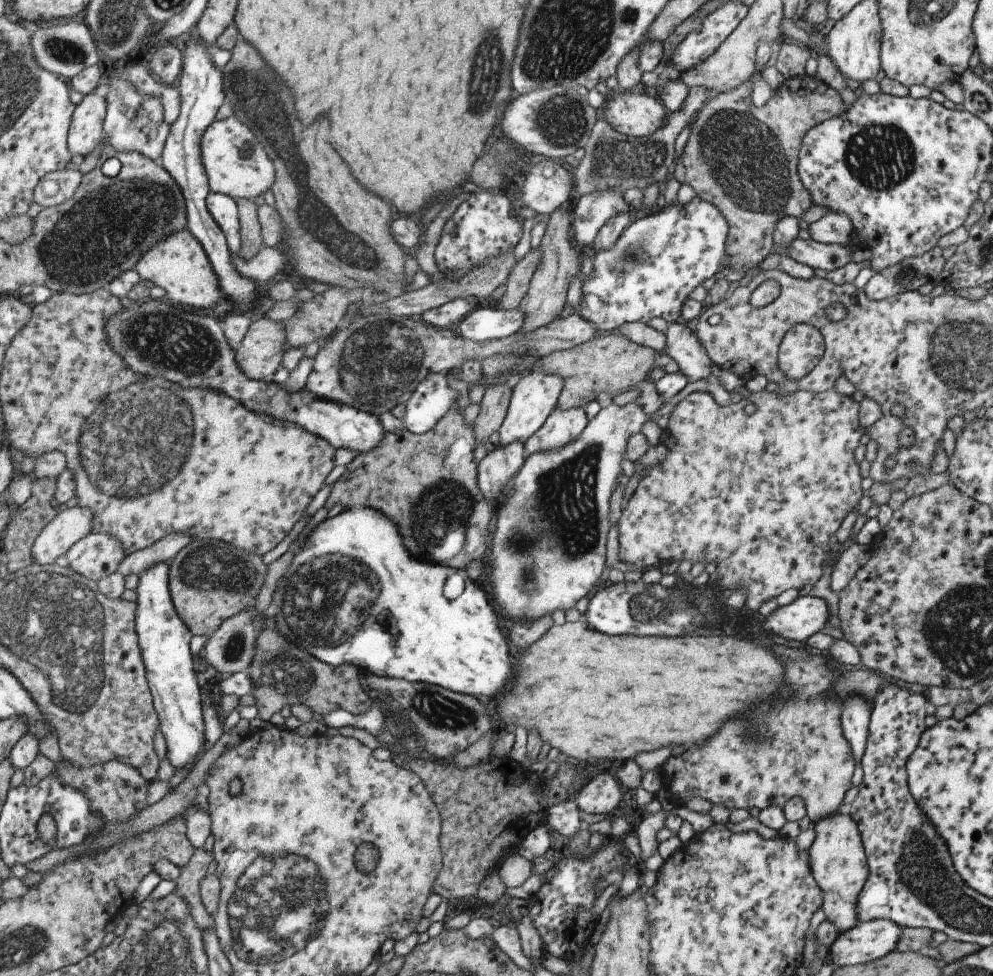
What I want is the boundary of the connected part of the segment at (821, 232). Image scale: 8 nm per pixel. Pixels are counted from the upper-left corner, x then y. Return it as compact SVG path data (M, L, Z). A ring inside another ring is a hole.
M827 212L823 218L807 226L811 240L827 246L845 246L853 240L853 224L847 216Z

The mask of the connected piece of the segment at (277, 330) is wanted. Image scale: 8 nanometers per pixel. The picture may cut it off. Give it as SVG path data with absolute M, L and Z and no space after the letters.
M267 316L255 322L243 344L237 348L245 374L249 374L253 380L273 378L281 368L287 342L289 330L285 322L275 322Z

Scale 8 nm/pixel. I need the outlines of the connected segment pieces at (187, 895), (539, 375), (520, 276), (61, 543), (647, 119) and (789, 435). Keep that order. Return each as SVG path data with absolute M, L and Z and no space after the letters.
M197 850L193 860L181 870L181 876L175 880L177 882L175 892L191 904L193 918L197 920L197 926L201 926L201 930L217 926L217 918L207 910L207 906L203 906L201 894L199 894L199 882L205 880L213 860L215 860L215 852Z
M535 368L533 372L523 374L515 382L515 394L513 394L513 400L511 400L509 416L507 416L503 428L499 430L499 434L495 438L495 444L509 446L513 442L529 442L529 438L533 438L545 426L549 414L557 408L563 386L565 386L565 382L563 382L561 376L545 374L541 368Z
M537 248L537 250L529 252L529 254L515 266L515 270L511 272L511 278L509 278L509 282L507 282L505 296L503 296L501 302L499 302L501 310L509 310L509 312L511 312L511 310L517 310L517 308L523 304L525 296L527 296L529 290L531 290L531 282L533 282L533 276L535 276L535 272L537 272L537 268L539 268L539 264L541 264L541 258L543 258L541 248Z
M69 508L61 512L49 528L37 540L33 552L37 564L53 564L59 556L65 556L77 542L87 538L95 528L95 510L93 508Z
M637 90L633 92L621 92L617 96L607 96L607 106L603 110L605 122L629 136L629 138L645 138L653 134L657 128L661 128L663 122L663 104L657 100L653 92Z
M833 388L831 390L823 390L819 394L807 392L807 390L799 390L799 392L791 392L791 394L779 394L779 392L755 392L749 396L749 402L755 404L755 412L751 416L747 416L743 412L745 404L731 404L729 412L735 408L737 412L733 416L725 418L727 408L717 406L713 402L713 398L705 392L695 392L685 396L671 412L669 422L667 422L667 434L673 438L673 448L667 450L667 458L659 464L659 462L651 462L651 466L645 470L645 478L639 480L637 490L633 492L633 496L627 502L627 508L623 508L619 522L617 522L617 534L619 534L619 562L627 562L633 564L635 570L641 570L643 566L657 566L657 564L667 564L671 560L681 562L681 560L689 560L691 564L715 564L715 576L717 576L717 586L721 590L745 590L745 606L749 610L759 610L759 606L771 598L781 596L787 590L801 590L807 582L815 584L821 578L821 564L825 560L825 552L827 552L827 540L829 536L833 536L837 532L837 528L841 526L843 518L847 516L847 512L851 512L851 508L855 504L859 504L859 500L865 496L863 490L859 488L859 482L863 480L861 468L859 464L853 460L853 450L859 444L861 434L865 432L865 426L859 422L859 408L861 404L851 400L851 396L843 396L837 394Z

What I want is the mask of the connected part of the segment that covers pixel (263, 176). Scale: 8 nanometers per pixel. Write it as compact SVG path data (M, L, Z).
M233 116L223 122L215 122L203 140L203 158L205 170L209 172L213 194L227 194L235 200L253 200L263 196L267 190L273 190L277 184L277 164L271 158L265 144L253 134L241 118Z

